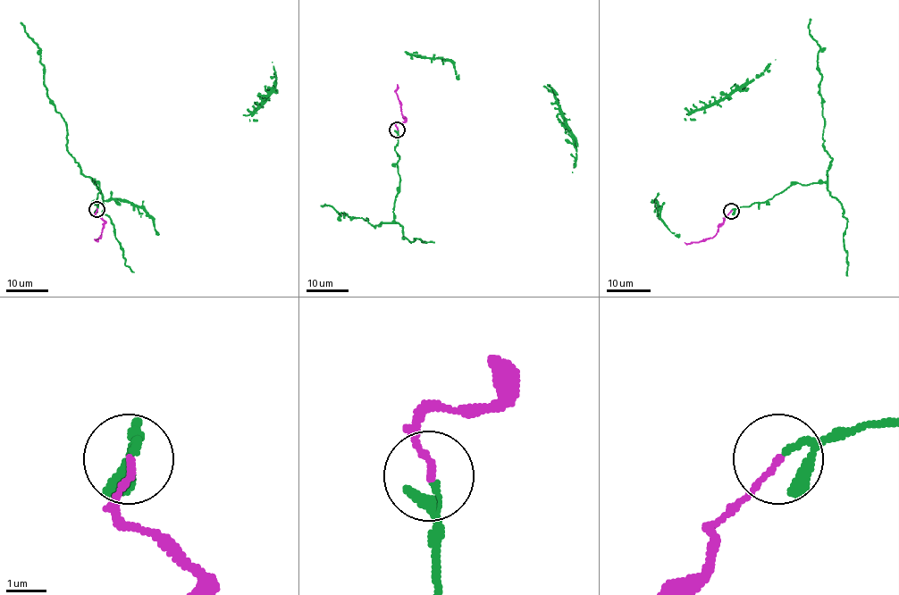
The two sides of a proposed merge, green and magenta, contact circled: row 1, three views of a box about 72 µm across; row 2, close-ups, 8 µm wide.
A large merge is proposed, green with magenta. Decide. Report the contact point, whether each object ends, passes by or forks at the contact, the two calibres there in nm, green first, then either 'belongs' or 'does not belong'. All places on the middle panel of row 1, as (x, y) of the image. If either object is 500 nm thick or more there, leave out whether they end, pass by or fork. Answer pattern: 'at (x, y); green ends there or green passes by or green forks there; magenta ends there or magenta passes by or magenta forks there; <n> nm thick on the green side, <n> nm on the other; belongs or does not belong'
at (397, 129); green passes by; magenta ends there; 110 nm thick on the green side, 150 nm on the other; belongs

